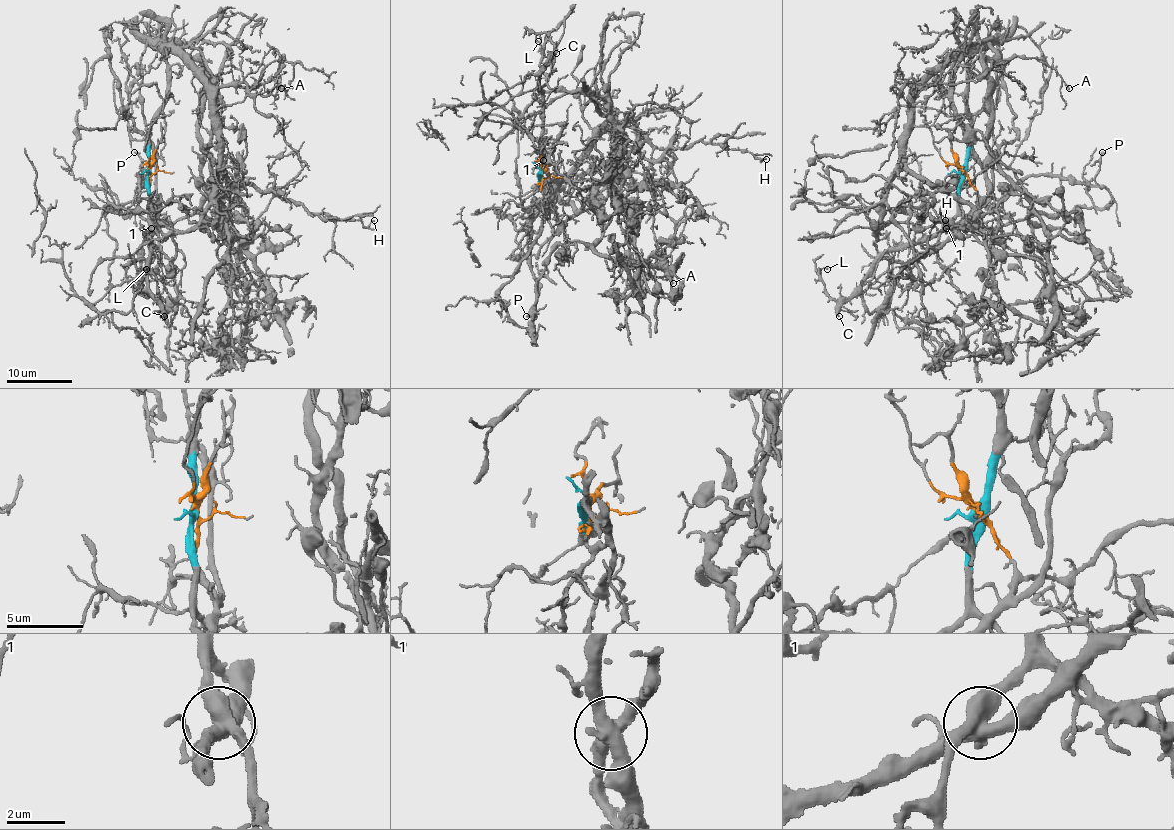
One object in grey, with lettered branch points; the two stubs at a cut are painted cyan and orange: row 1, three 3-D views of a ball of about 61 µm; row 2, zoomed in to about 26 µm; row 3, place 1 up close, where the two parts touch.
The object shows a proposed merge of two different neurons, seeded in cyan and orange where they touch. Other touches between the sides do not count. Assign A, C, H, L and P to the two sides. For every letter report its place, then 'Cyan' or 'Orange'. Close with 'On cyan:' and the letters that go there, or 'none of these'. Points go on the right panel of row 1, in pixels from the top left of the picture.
A: Place: (1069, 88). Cyan
C: Place: (839, 316). Orange
H: Place: (945, 220). Cyan
L: Place: (827, 269). Orange
P: Place: (1102, 152). Orange
On cyan: A, H

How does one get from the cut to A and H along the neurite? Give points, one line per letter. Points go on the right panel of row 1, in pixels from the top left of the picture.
A: (963, 170), (971, 117), (968, 56), (943, 59), (915, 86), (978, 81), (1017, 56), (1047, 62), (1068, 89)
H: (963, 170), (971, 117), (958, 53), (915, 99), (907, 138), (905, 165), (945, 186), (926, 211), (945, 221)

